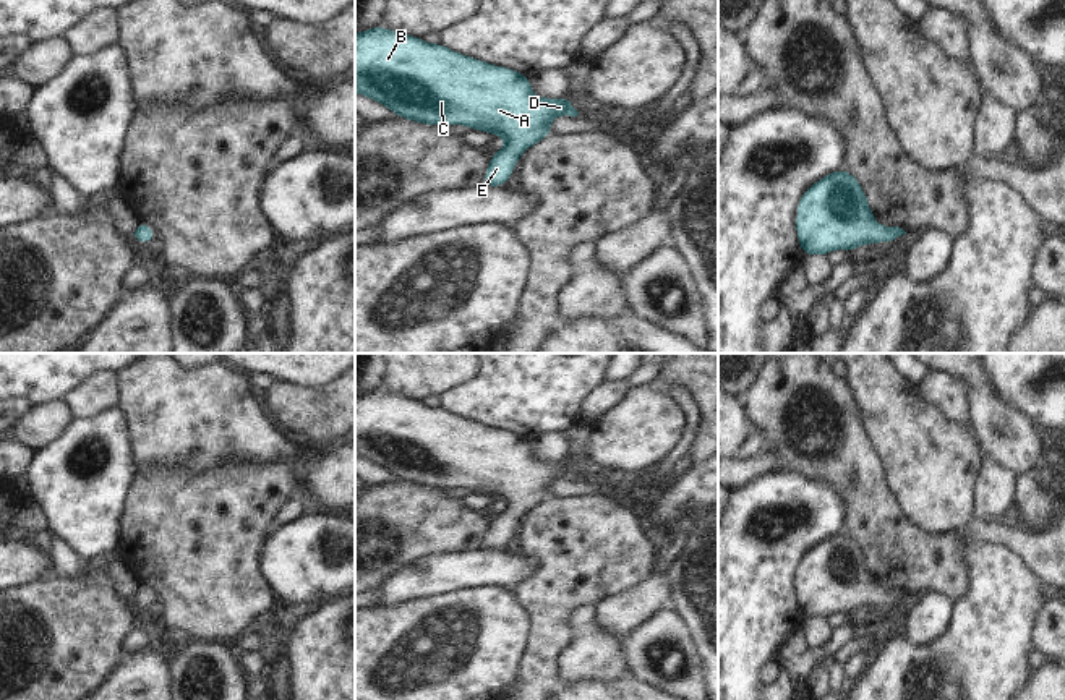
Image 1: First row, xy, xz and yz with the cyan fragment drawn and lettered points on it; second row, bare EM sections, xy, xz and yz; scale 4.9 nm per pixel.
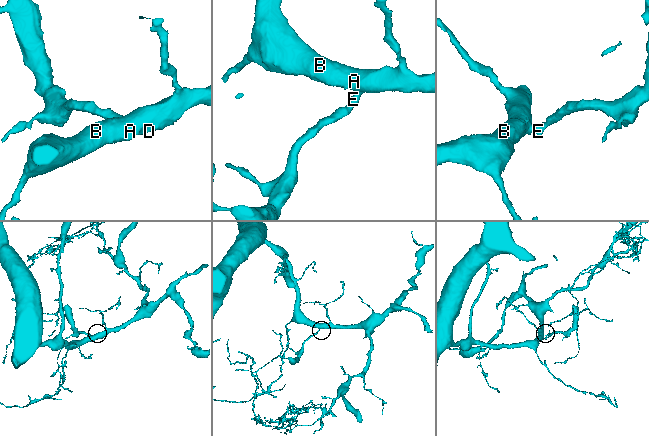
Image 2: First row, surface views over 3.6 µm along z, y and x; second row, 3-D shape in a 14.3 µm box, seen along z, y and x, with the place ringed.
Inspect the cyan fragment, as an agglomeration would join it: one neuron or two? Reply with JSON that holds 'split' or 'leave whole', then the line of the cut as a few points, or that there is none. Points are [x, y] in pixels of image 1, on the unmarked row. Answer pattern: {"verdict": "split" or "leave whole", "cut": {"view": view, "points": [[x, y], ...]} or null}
{"verdict": "leave whole", "cut": null}

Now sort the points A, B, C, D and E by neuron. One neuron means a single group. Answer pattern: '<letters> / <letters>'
A B C D E

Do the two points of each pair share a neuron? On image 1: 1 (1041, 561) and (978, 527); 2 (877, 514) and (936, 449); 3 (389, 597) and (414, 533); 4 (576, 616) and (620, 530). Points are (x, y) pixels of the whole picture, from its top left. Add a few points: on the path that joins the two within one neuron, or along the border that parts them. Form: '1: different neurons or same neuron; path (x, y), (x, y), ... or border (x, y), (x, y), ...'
1: same neuron; path (1025, 545), (1005, 532), (994, 532)
2: different neurons; border (879, 459), (887, 486), (900, 511), (916, 525)
3: different neurons; border (438, 556), (422, 556), (401, 566), (372, 590)
4: different neurons; border (594, 603), (581, 603), (569, 614), (573, 632)

